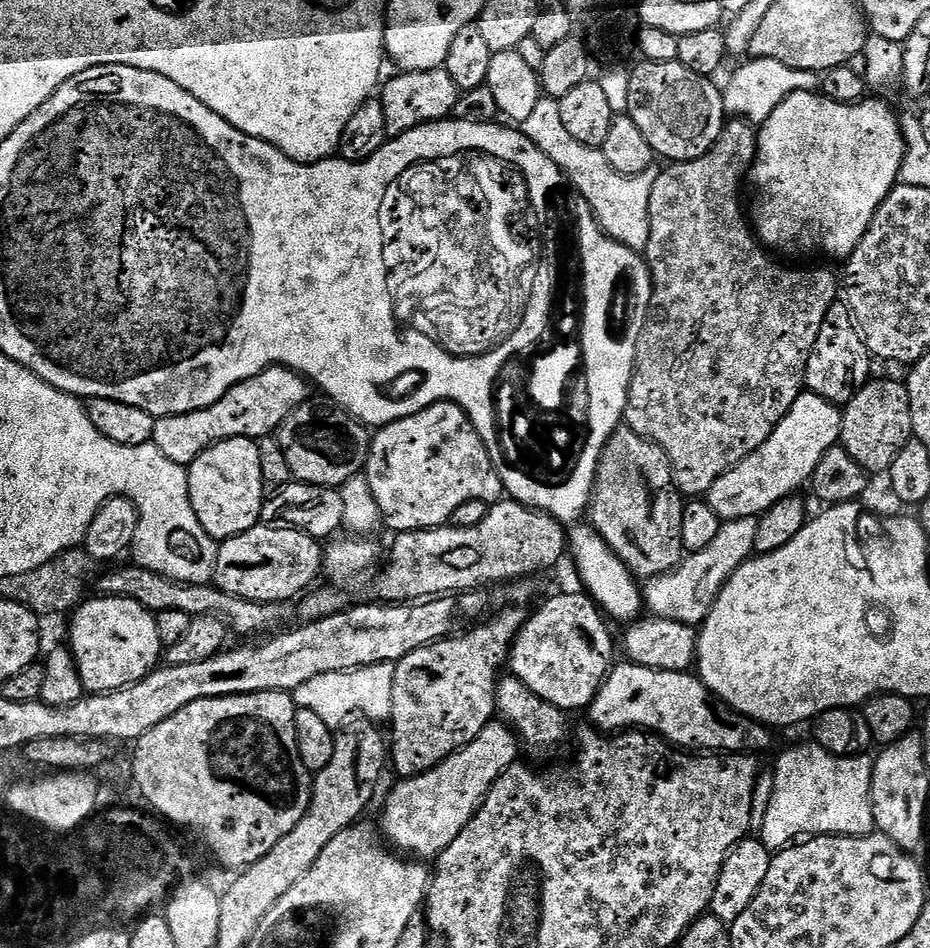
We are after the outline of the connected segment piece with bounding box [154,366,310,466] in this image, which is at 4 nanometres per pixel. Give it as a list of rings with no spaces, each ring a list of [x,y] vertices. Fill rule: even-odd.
[[[273,366],[254,378],[238,382],[218,402],[208,408],[177,416],[165,416],[156,421],[156,447],[170,458],[170,462],[193,464],[210,446],[230,438],[268,438],[302,405],[309,403],[310,384],[295,368]]]

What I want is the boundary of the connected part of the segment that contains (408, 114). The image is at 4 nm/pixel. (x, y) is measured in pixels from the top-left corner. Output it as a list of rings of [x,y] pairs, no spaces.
[[[447,67],[421,72],[400,72],[387,84],[388,81],[383,85],[378,99],[380,105],[386,110],[388,135],[392,138],[423,124],[449,119],[462,99],[462,89],[456,83],[456,79],[448,73]]]

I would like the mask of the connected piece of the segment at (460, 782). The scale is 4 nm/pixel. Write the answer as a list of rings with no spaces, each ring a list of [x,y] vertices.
[[[493,722],[484,727],[478,738],[448,756],[437,768],[421,776],[401,779],[400,785],[389,794],[388,805],[384,808],[383,835],[387,843],[421,861],[435,861],[484,807],[496,780],[517,763],[519,747],[517,733],[507,723]]]

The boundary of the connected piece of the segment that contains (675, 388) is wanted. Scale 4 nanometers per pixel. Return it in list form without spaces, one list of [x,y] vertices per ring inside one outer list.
[[[732,118],[727,121],[720,141],[705,156],[697,160],[687,160],[685,164],[673,163],[661,176],[652,182],[650,196],[650,222],[652,237],[646,249],[651,261],[652,280],[655,283],[654,315],[643,331],[637,346],[636,370],[632,374],[632,389],[628,392],[628,408],[624,412],[627,427],[633,428],[639,436],[645,436],[659,444],[668,454],[676,473],[676,487],[688,498],[700,498],[712,489],[738,462],[754,454],[774,434],[776,427],[786,418],[794,402],[806,388],[808,363],[820,337],[822,326],[828,317],[828,311],[837,303],[842,292],[842,284],[828,268],[787,268],[767,256],[765,245],[754,235],[750,220],[744,217],[740,209],[740,179],[749,175],[750,169],[758,159],[758,132],[747,120]]]

